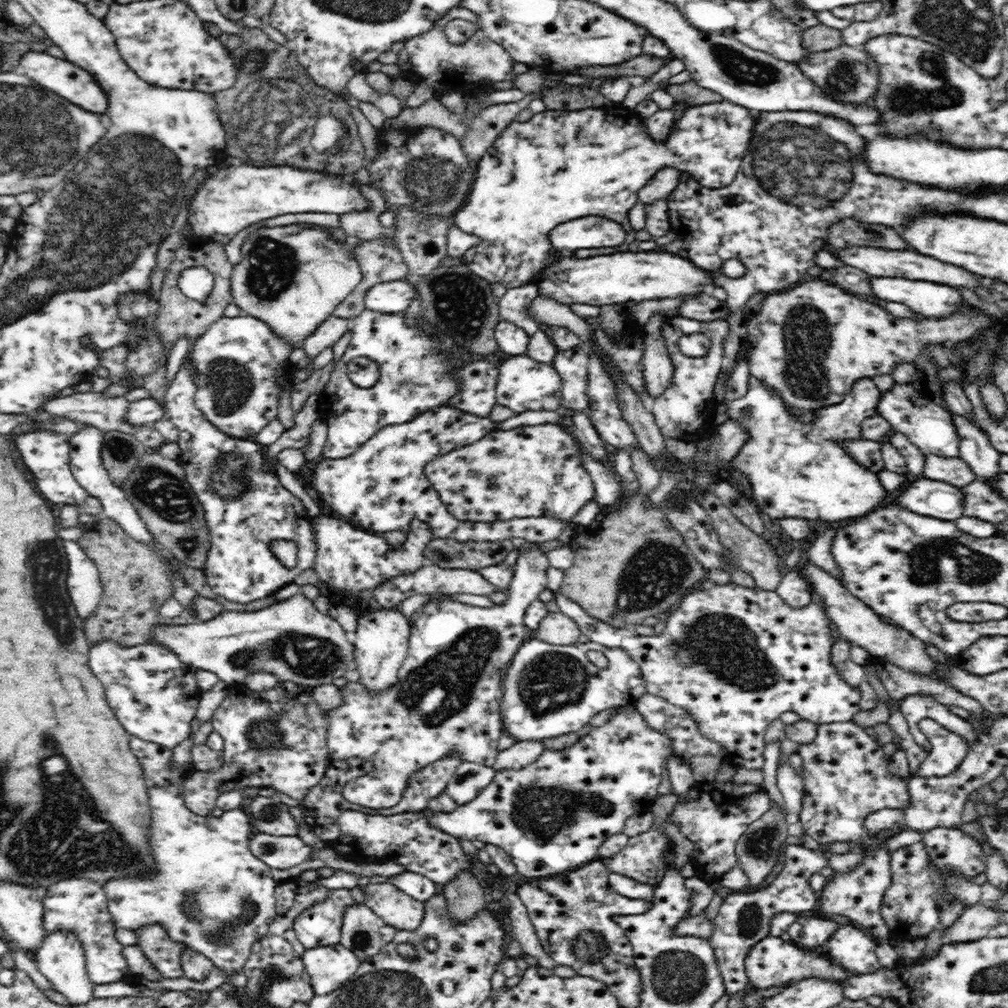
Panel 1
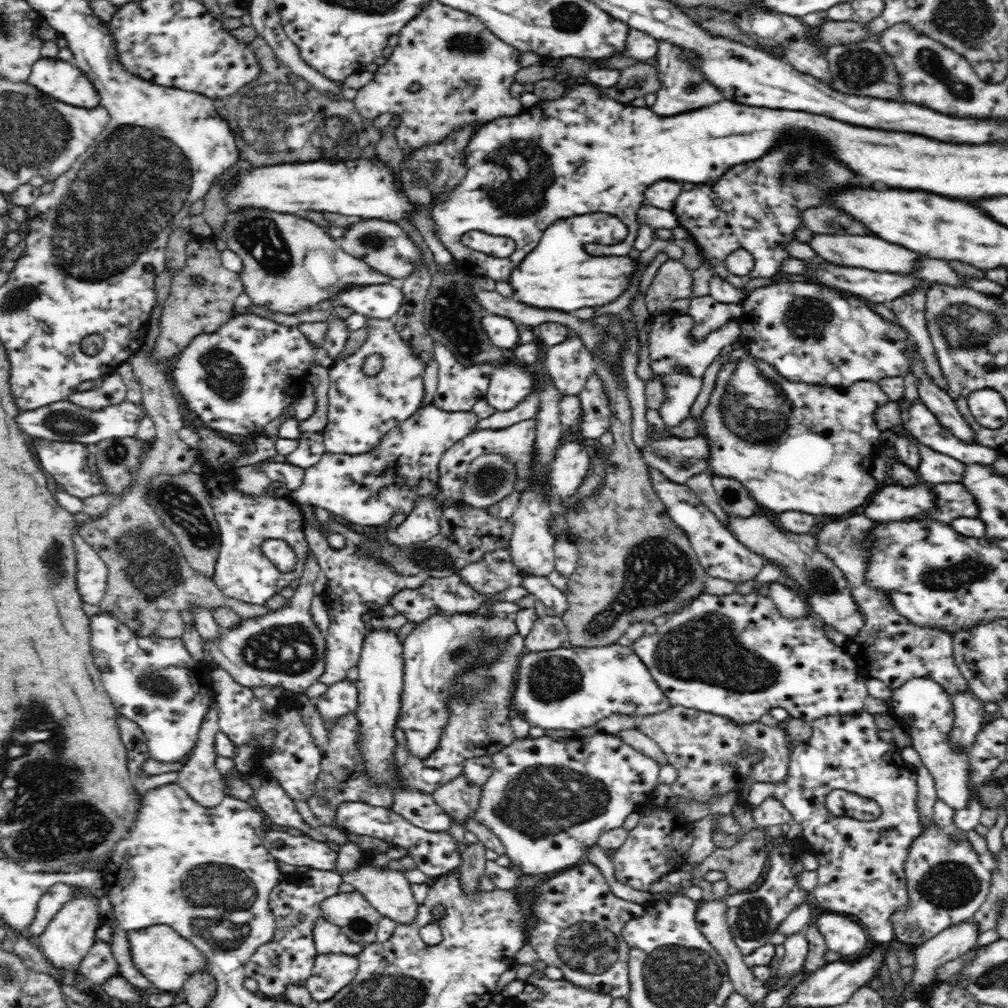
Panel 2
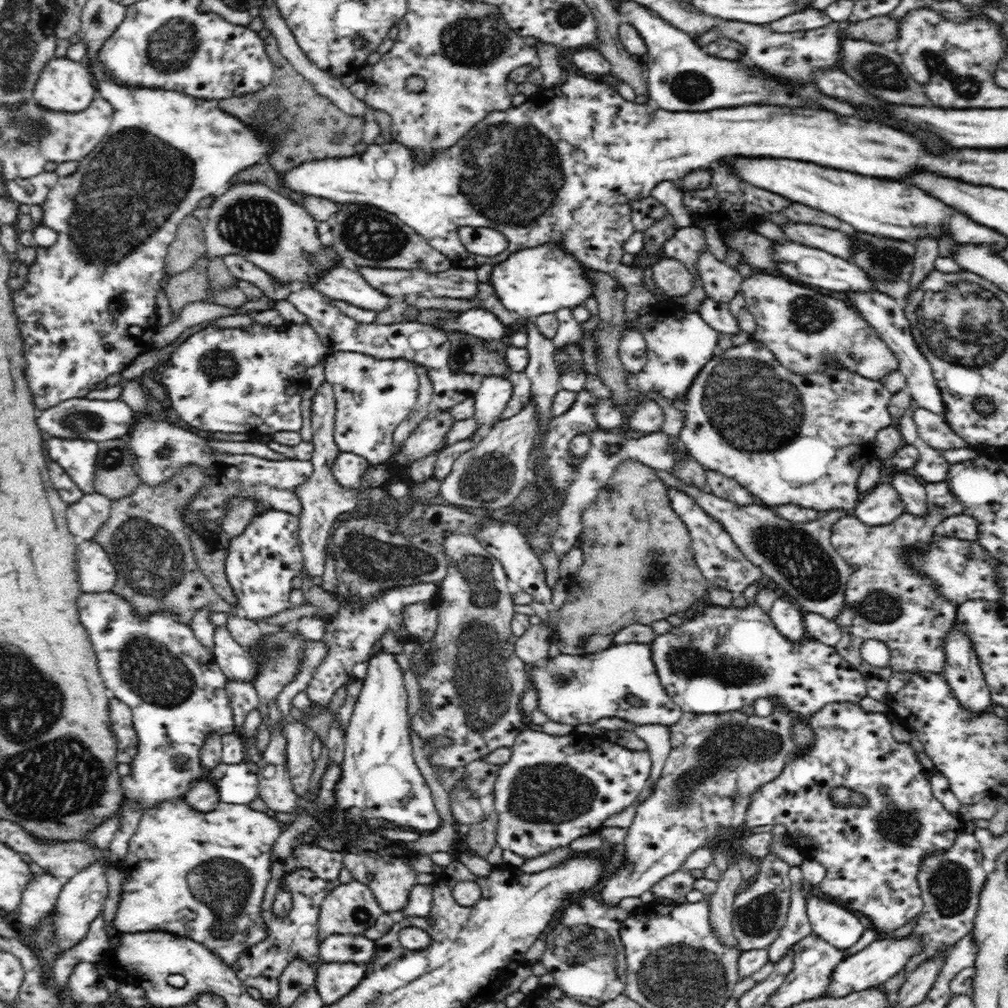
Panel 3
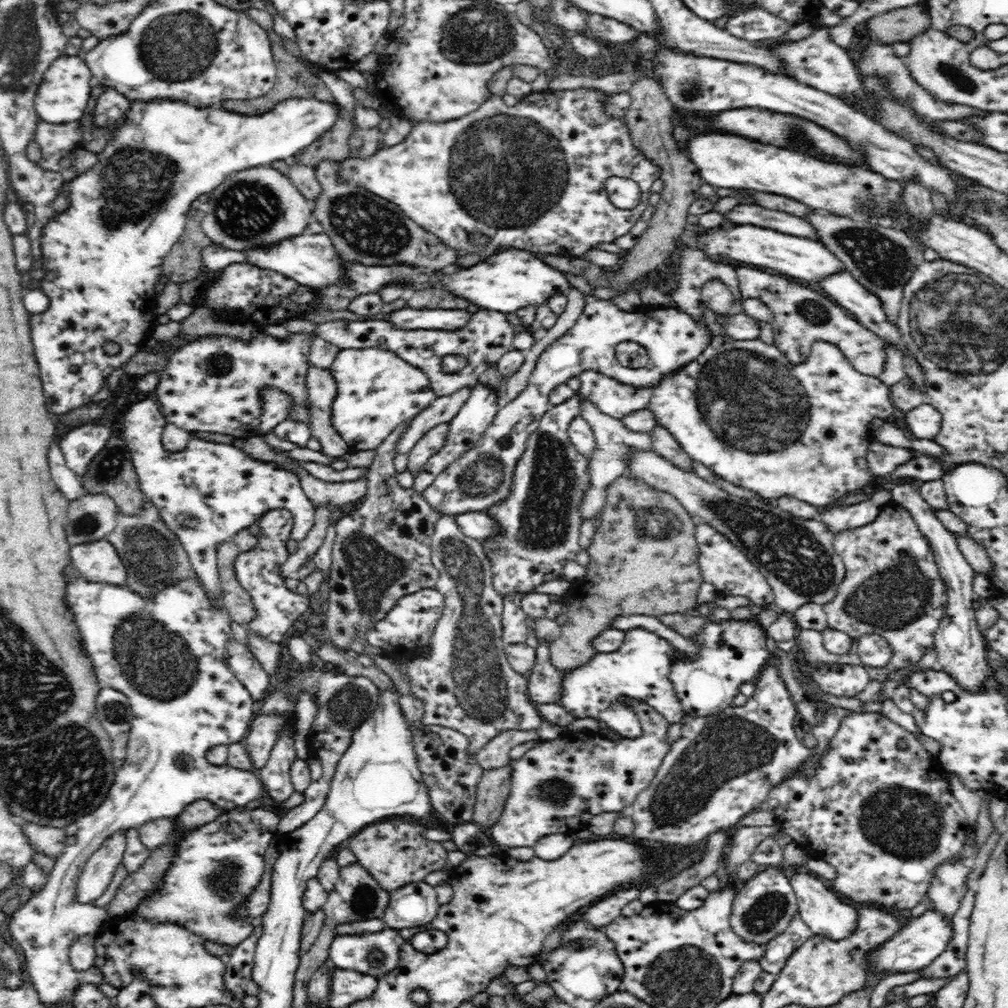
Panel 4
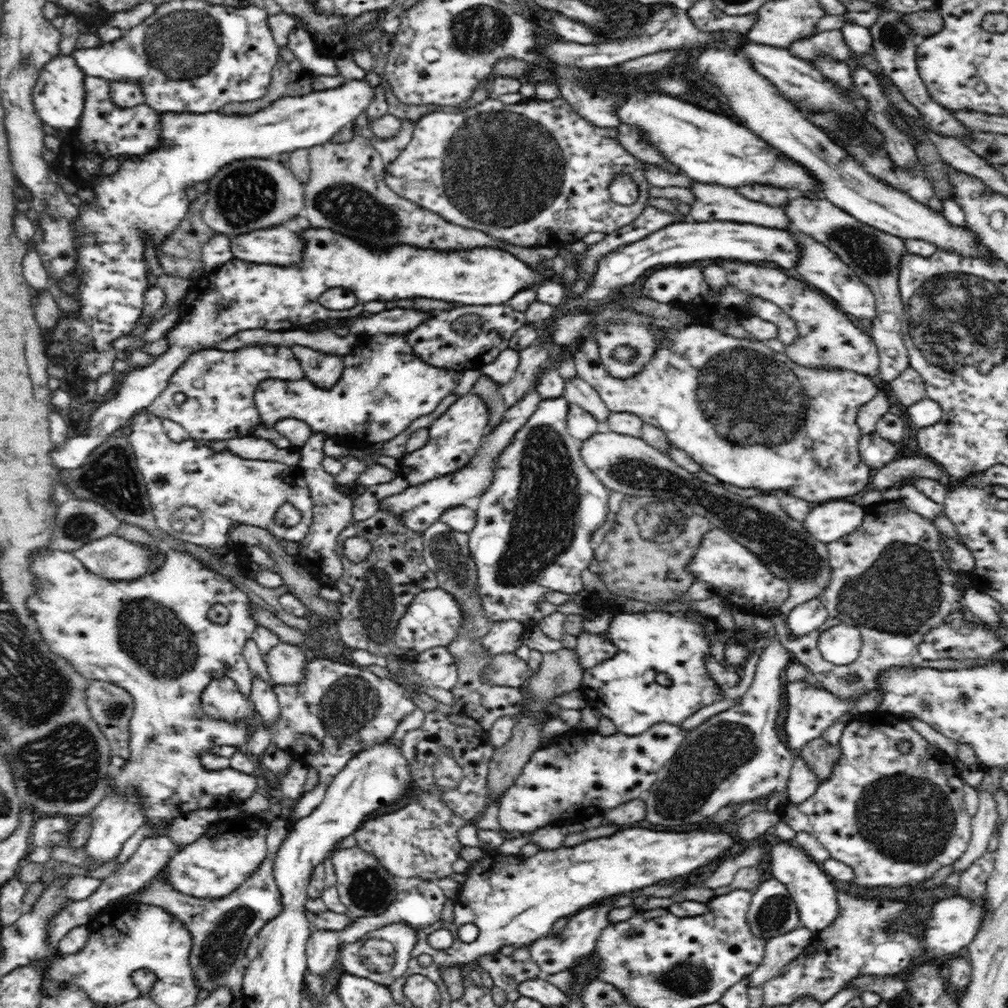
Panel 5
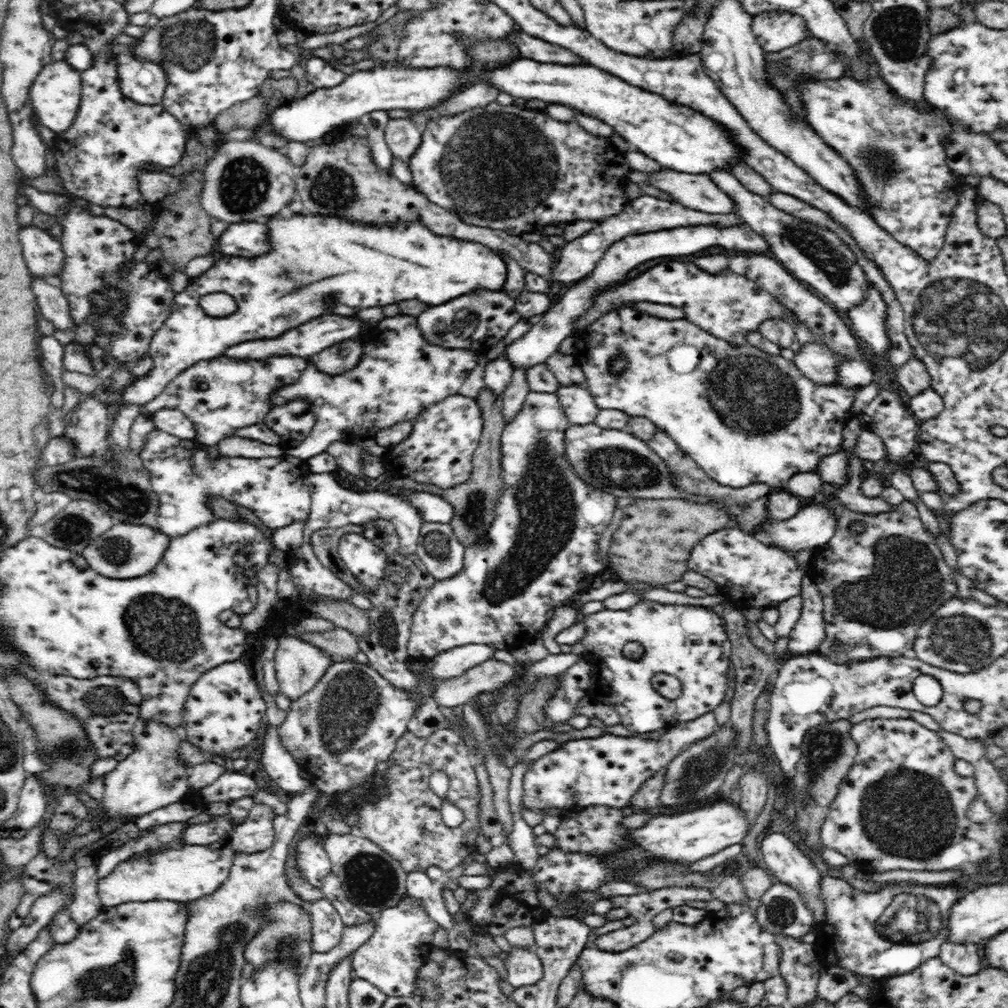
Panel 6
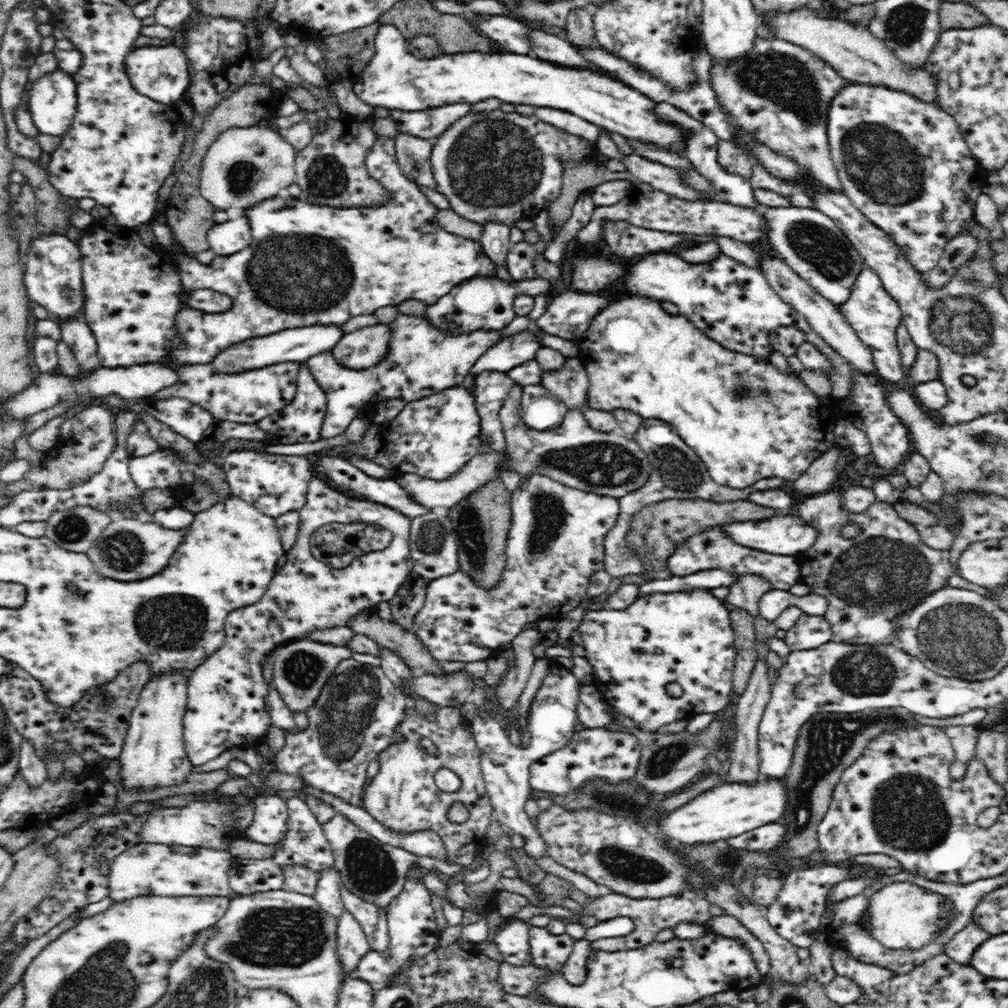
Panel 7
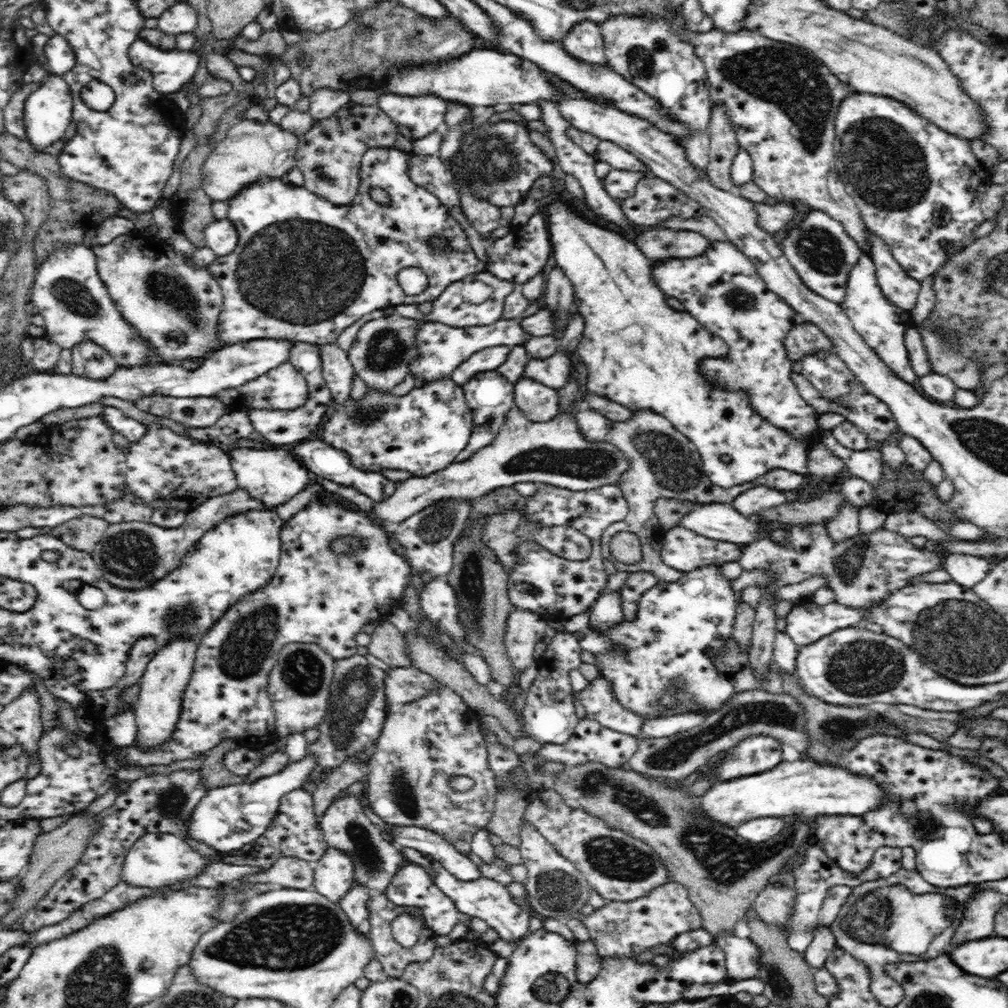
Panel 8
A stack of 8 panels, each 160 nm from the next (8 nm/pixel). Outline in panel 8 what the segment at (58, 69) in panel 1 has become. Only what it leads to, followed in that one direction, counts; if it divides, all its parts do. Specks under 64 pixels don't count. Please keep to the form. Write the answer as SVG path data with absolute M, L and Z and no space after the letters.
M50 74L46 82L41 82L40 86L27 97L24 120L29 142L40 152L44 152L46 146L50 146L52 142L64 136L64 132L68 130L70 122L73 121L73 96L62 75Z

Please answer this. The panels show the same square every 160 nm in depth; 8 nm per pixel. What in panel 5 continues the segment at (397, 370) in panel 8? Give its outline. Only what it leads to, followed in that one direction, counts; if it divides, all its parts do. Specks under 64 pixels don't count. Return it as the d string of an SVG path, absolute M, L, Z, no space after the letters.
M290 344L290 349L299 361L305 379L315 388L334 388L344 371L343 356L322 354L312 348Z

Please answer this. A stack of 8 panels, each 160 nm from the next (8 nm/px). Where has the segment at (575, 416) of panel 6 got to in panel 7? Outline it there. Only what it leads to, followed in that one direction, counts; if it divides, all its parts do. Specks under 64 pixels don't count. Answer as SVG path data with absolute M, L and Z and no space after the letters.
M567 357L562 372L544 372L542 387L556 396L568 410L588 408L590 382L584 377L580 357Z

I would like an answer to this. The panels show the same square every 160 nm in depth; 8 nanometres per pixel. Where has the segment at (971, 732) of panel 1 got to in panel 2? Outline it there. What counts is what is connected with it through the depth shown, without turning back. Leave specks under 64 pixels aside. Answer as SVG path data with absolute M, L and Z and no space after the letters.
M920 677L910 679L900 688L892 691L892 714L898 720L901 728L911 740L911 746L920 755L922 765L928 769L935 782L937 798L944 801L950 808L964 808L970 802L970 789L968 789L968 752L954 753L950 749L948 732L953 726L954 714L951 704L952 697L940 687L938 683Z

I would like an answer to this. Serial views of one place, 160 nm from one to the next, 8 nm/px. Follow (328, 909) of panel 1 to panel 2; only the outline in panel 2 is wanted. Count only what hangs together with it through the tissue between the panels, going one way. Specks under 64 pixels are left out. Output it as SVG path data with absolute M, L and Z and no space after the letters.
M324 915L312 924L312 941L320 954L344 953L357 956L362 952L358 943L352 942L338 925L328 922Z

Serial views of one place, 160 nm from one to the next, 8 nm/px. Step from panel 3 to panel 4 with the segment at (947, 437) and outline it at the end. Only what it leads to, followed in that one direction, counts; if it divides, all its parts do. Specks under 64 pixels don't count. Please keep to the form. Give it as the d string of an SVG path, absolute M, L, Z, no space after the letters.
M928 401L905 414L908 428L916 439L931 440L936 442L936 436L942 428L942 415L936 411Z

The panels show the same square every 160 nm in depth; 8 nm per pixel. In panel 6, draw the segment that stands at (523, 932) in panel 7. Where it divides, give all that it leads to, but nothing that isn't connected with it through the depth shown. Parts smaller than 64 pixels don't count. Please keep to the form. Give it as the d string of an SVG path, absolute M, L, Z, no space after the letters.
M514 949L505 960L505 969L507 982L516 990L536 986L544 978L541 960L535 951L528 949Z

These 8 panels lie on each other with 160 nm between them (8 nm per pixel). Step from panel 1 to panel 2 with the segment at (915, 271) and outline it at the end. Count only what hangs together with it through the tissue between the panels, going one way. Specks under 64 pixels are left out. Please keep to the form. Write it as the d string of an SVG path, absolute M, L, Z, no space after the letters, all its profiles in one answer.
M828 233L815 234L809 243L824 260L840 266L856 266L856 268L868 268L876 272L898 272L898 274L910 274L916 270L916 264L920 256L916 252L910 252L908 248L900 248L896 244L888 244L882 238L874 236L854 235L830 235Z

